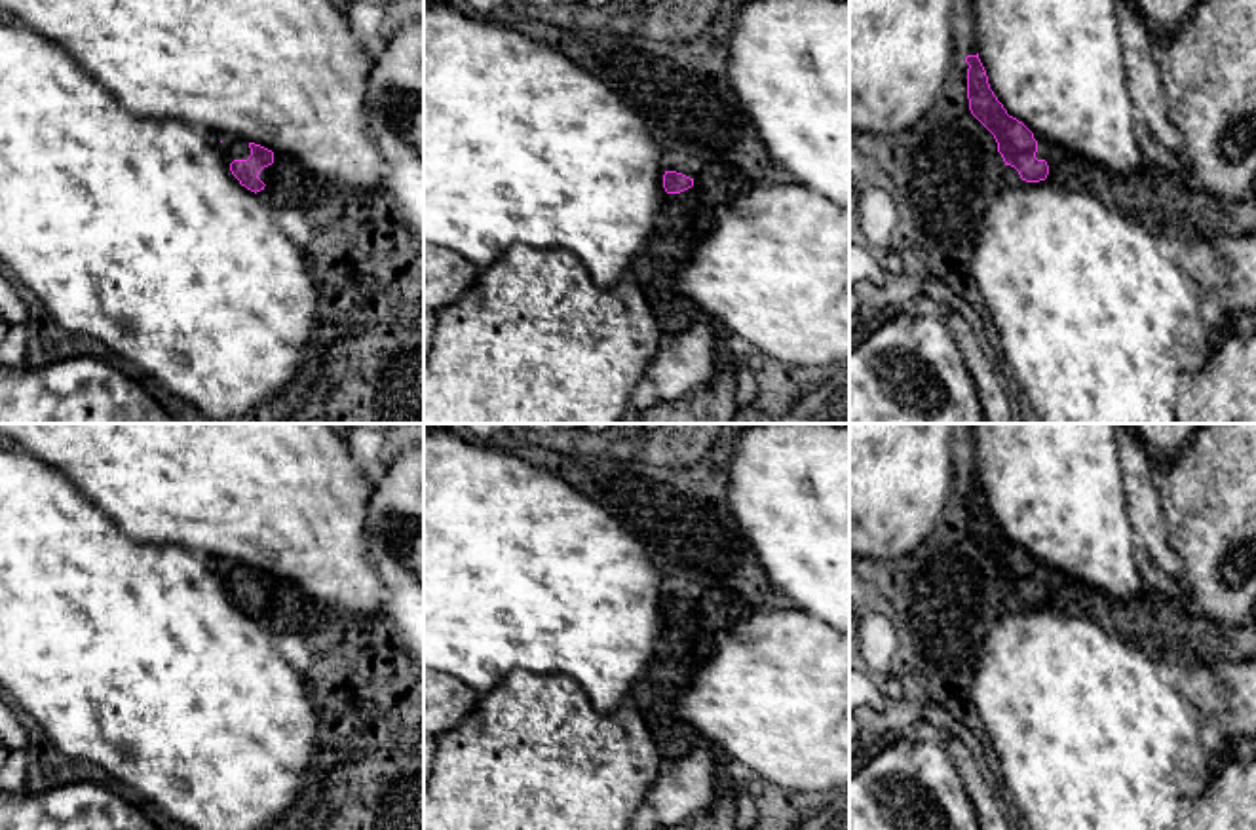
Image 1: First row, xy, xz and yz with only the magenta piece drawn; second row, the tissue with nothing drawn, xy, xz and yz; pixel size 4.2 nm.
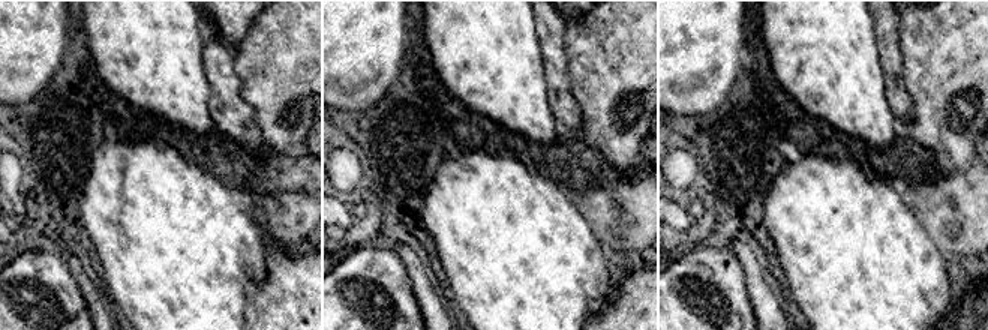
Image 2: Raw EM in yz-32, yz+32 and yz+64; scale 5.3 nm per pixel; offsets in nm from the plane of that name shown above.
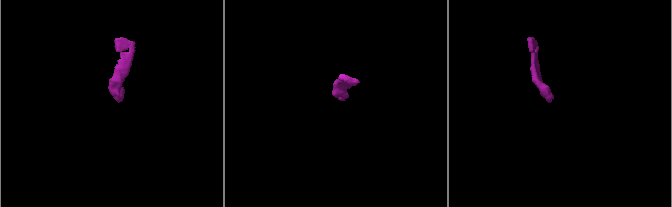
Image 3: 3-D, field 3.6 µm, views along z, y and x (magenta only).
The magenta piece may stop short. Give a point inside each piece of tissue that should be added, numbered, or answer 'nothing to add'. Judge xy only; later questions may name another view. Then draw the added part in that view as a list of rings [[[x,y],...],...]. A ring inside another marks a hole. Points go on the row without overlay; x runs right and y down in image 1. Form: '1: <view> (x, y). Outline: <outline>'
1: xy (234, 572). Outline: [[[228,562],[220,570],[228,593],[234,585],[247,585],[251,581],[249,566],[243,562]]]

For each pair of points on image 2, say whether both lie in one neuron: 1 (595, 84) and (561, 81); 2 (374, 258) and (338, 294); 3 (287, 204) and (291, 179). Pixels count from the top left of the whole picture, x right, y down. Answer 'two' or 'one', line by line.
1: two
2: one
3: two

